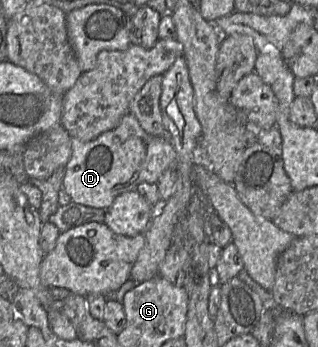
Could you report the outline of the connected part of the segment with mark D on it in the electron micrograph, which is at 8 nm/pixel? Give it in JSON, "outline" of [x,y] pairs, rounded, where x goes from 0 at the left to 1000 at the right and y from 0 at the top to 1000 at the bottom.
{"outline":[[[399,323],[374,360],[283,409],[226,398],[226,444],[204,481],[198,545],[236,585],[336,605],[374,562],[450,527],[494,527],[525,487],[553,487],[557,447],[528,398],[465,386]]]}

